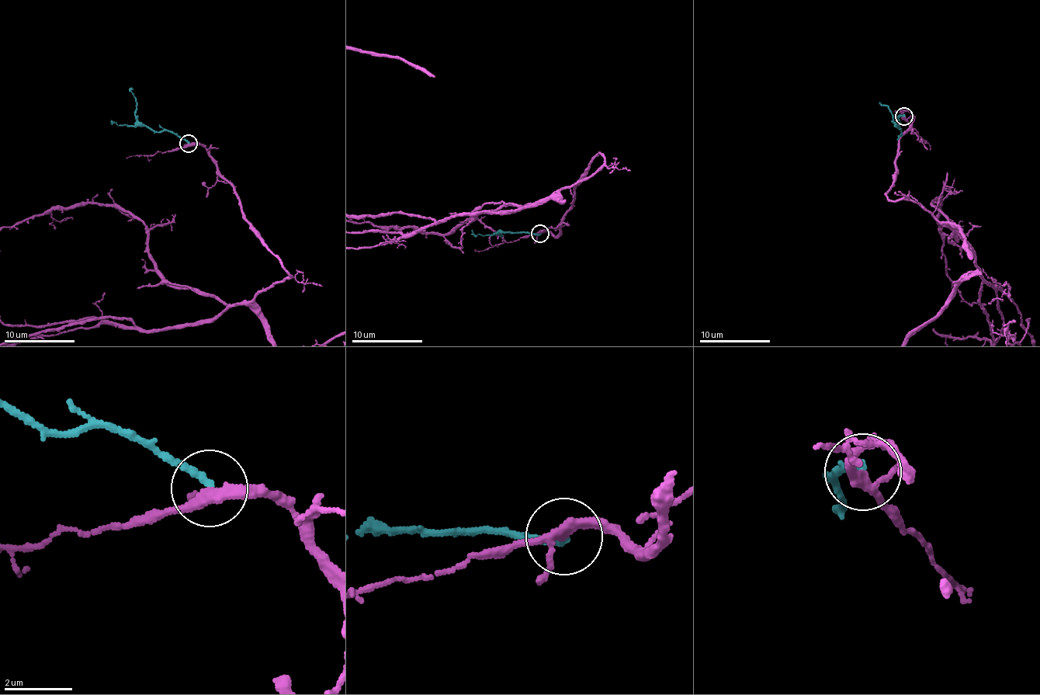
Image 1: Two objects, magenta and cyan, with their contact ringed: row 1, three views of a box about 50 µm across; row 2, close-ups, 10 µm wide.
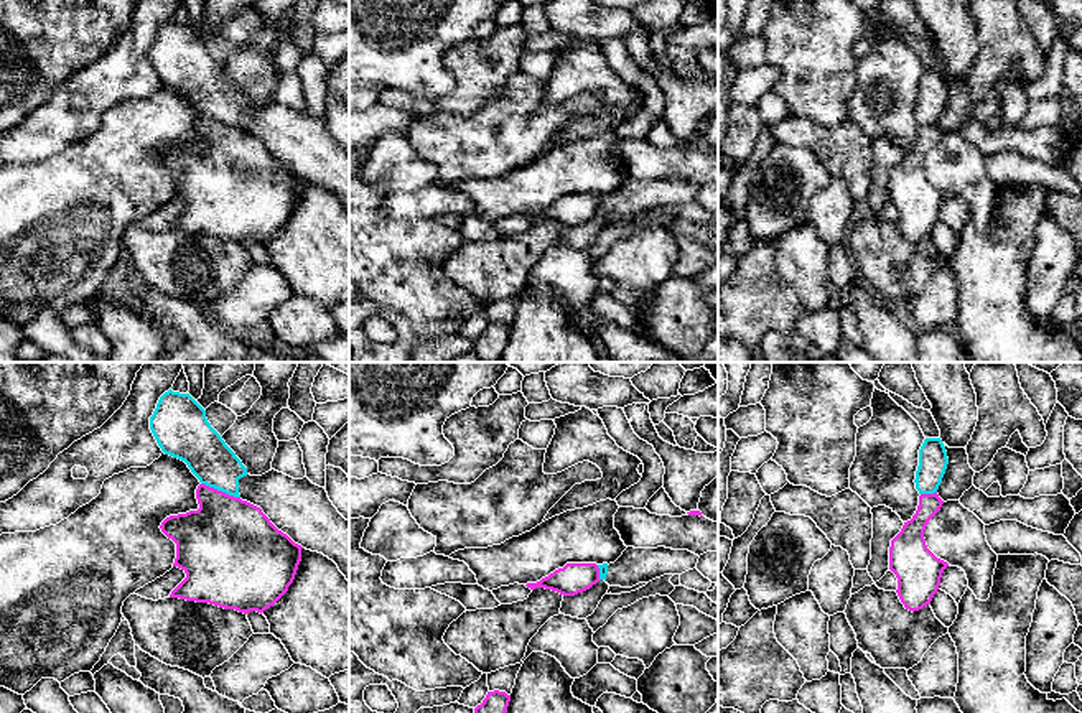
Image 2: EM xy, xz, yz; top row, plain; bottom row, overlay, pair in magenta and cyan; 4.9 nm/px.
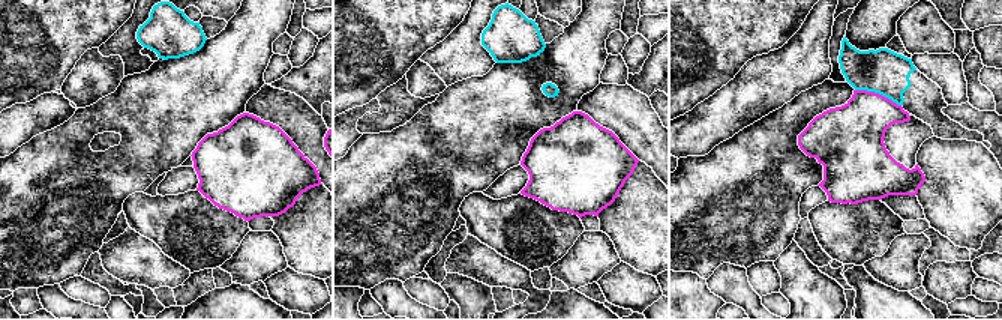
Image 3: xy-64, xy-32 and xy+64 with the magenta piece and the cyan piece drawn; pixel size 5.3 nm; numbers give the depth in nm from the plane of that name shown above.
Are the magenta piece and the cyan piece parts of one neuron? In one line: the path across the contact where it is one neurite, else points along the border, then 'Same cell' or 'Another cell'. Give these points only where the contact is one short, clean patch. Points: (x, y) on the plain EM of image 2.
Boundary: xy (201, 114), (239, 129). Another cell

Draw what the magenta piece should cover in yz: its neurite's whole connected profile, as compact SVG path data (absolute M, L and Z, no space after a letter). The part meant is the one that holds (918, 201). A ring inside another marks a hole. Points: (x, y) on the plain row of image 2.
M937 123L921 125L919 137L911 151L891 171L889 201L898 209L898 227L906 240L919 242L930 235L940 217L947 193L937 189L926 176L924 161L940 142L944 132Z

